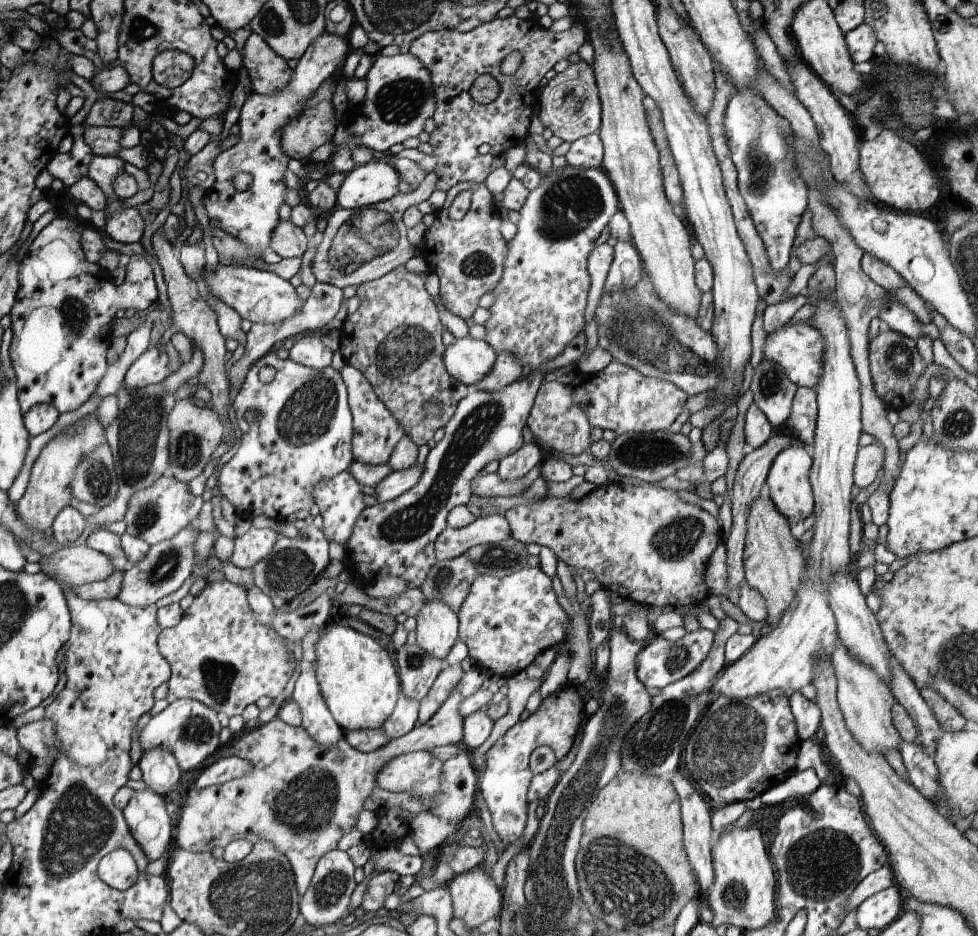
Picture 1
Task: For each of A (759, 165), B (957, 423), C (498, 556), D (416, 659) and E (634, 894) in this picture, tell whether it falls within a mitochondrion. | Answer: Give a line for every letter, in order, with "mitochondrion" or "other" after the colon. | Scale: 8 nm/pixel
A: mitochondrion
B: mitochondrion
C: mitochondrion
D: mitochondrion
E: mitochondrion

